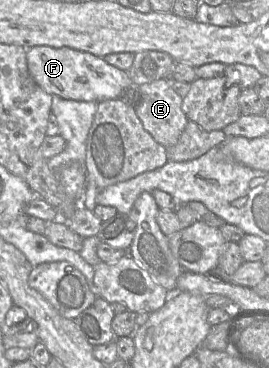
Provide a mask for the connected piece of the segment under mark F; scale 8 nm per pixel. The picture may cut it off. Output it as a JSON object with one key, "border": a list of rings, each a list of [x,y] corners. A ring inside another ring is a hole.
{"border":[[[33,46],[26,50],[26,61],[30,75],[41,88],[50,95],[57,95],[64,99],[101,102],[118,98],[123,90],[133,85],[127,71],[108,64],[103,57],[70,47]]]}

